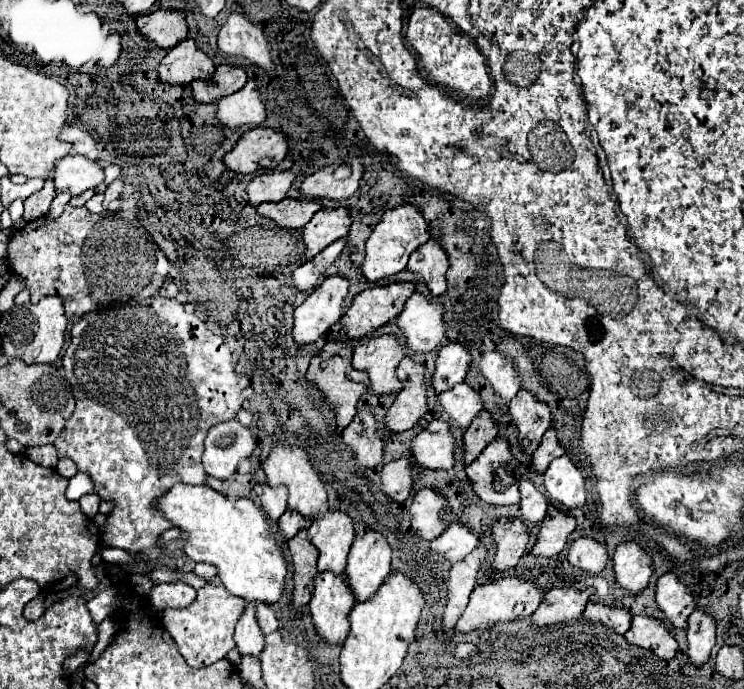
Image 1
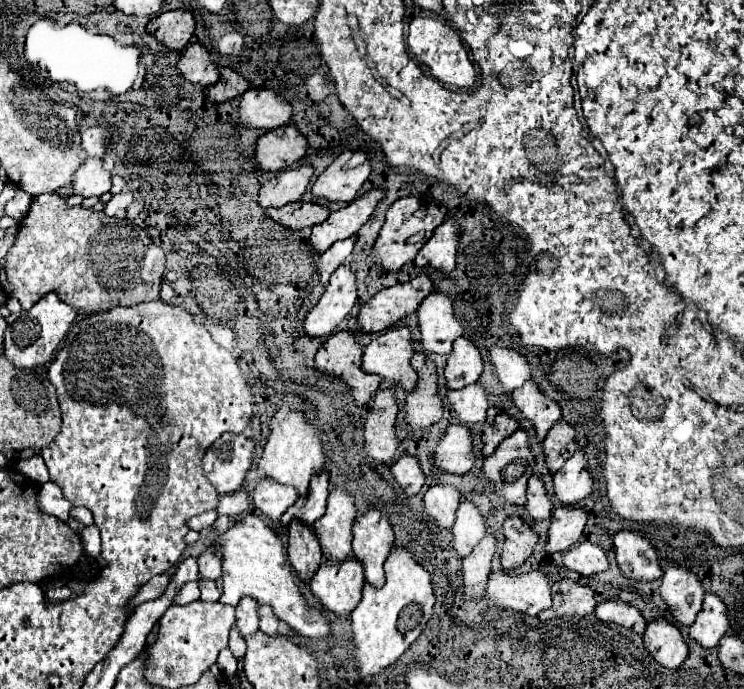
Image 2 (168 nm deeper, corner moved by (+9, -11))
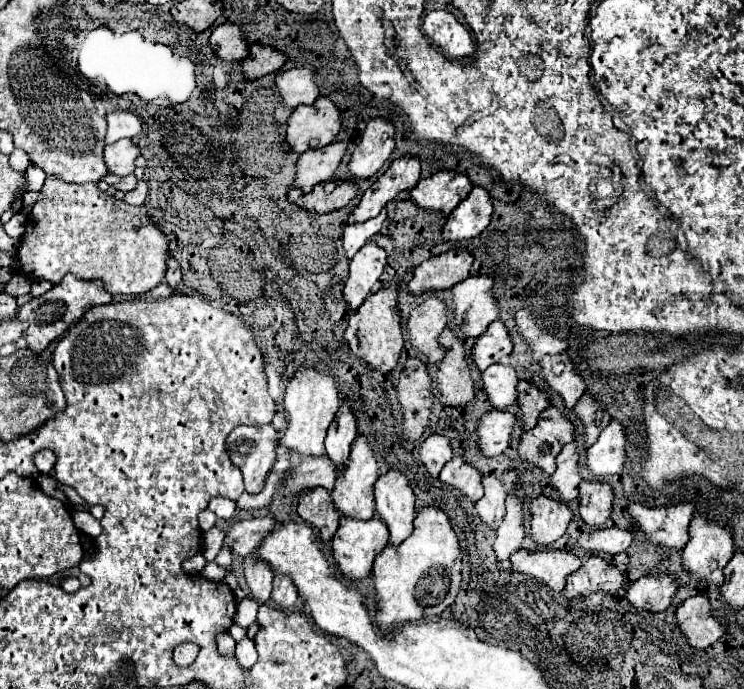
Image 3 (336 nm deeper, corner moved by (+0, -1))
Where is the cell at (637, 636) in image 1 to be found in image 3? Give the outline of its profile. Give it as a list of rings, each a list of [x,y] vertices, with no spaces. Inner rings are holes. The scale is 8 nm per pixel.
[[[703,595],[683,601],[675,611],[675,619],[695,651],[707,649],[725,633],[725,627],[709,615],[709,599]]]

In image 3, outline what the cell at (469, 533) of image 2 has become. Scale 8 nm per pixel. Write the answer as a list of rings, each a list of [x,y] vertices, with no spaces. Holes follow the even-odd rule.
[[[493,475],[489,477],[483,477],[483,489],[485,489],[485,495],[481,497],[479,503],[475,503],[475,511],[479,515],[479,519],[495,529],[501,521],[503,521],[503,515],[505,515],[505,489],[501,485],[499,479],[495,479]]]

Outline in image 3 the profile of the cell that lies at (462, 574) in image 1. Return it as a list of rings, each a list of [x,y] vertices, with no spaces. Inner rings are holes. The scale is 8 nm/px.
[[[507,497],[507,513],[503,523],[497,527],[497,535],[493,541],[493,551],[499,563],[499,569],[509,569],[509,555],[519,551],[523,541],[523,509],[521,501],[515,497]]]

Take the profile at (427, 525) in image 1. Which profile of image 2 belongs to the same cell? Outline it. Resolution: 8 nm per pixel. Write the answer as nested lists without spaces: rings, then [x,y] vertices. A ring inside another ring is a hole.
[[[432,485],[424,493],[424,511],[434,517],[438,527],[452,527],[462,493],[450,485]]]

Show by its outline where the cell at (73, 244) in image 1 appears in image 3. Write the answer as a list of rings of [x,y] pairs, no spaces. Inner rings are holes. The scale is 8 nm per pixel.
[[[47,177],[41,199],[27,217],[25,233],[17,247],[19,273],[45,279],[53,285],[71,273],[81,279],[101,281],[111,295],[141,295],[165,279],[169,235],[153,225],[141,207],[127,205],[95,187],[95,183],[65,183]]]

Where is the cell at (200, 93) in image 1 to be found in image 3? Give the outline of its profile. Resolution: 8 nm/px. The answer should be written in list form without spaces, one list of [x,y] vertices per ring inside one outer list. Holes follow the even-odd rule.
[[[253,45],[249,49],[249,57],[241,61],[243,67],[243,75],[245,79],[253,81],[259,79],[267,73],[275,73],[281,69],[281,65],[285,63],[285,55],[271,49],[271,47],[261,47],[261,45]]]

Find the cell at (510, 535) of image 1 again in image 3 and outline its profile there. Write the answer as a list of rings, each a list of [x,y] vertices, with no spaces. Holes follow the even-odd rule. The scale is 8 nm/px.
[[[545,495],[533,499],[529,503],[531,511],[531,539],[535,545],[547,547],[557,541],[571,521],[571,511],[565,503],[553,501]]]

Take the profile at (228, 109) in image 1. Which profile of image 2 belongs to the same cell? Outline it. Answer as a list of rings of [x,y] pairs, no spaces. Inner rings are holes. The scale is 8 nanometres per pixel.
[[[274,89],[246,91],[240,99],[240,123],[256,129],[274,129],[286,125],[292,117],[292,105]]]

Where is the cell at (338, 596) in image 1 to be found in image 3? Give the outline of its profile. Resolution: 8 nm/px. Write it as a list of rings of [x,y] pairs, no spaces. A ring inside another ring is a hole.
[[[341,517],[341,525],[331,541],[337,569],[353,581],[369,577],[373,559],[385,549],[387,541],[387,527],[379,519],[355,521]]]

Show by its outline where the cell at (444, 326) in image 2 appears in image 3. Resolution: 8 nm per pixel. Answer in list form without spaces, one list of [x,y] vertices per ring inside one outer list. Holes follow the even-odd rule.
[[[467,277],[451,289],[453,321],[463,337],[479,337],[491,321],[499,317],[499,305],[491,291],[493,279]]]

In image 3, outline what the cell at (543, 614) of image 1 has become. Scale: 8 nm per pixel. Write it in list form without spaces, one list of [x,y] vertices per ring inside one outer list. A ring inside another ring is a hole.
[[[591,555],[587,559],[585,565],[581,565],[575,573],[571,573],[567,577],[567,585],[565,585],[565,597],[571,601],[579,595],[589,595],[595,591],[607,591],[613,593],[617,589],[617,585],[623,585],[623,575],[619,573],[619,569],[611,563],[605,563],[603,559]]]

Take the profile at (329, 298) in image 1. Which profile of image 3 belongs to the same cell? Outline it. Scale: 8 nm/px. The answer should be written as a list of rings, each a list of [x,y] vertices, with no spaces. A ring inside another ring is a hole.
[[[367,243],[355,253],[349,263],[349,277],[343,285],[343,299],[351,309],[357,309],[371,293],[371,287],[383,273],[385,259],[385,251],[375,243]]]

